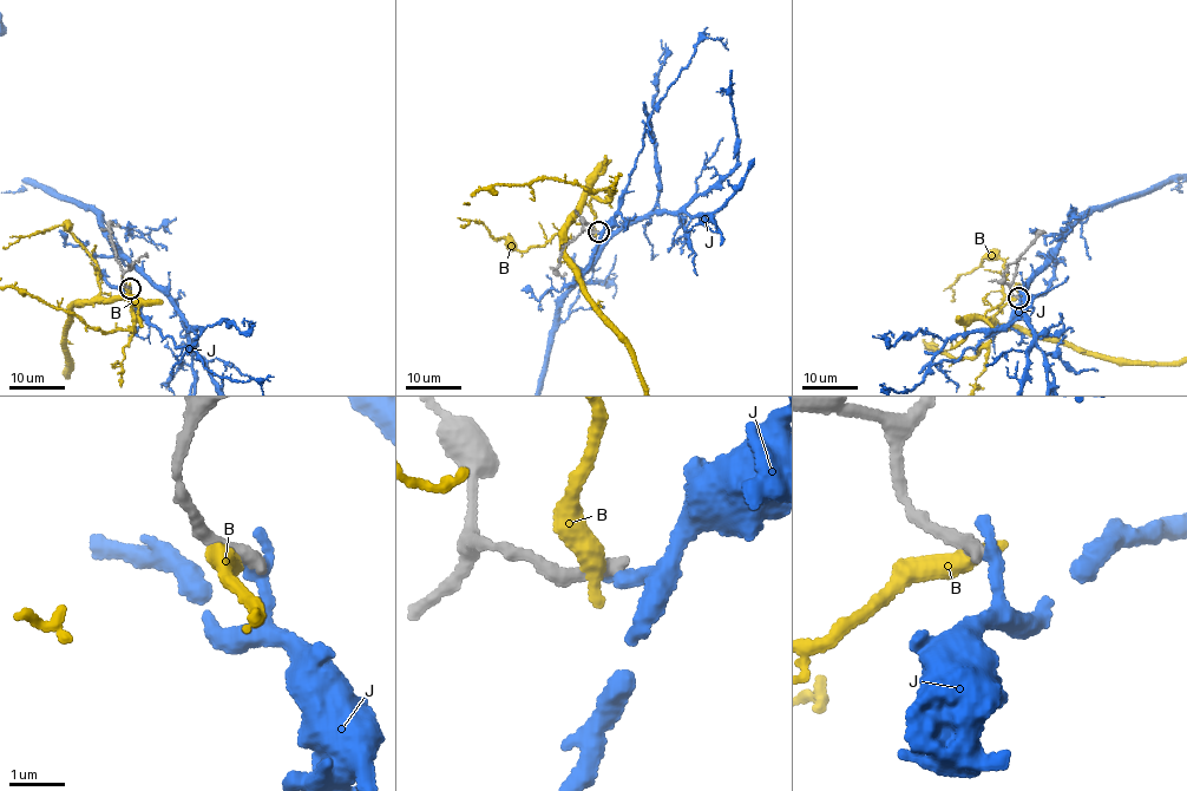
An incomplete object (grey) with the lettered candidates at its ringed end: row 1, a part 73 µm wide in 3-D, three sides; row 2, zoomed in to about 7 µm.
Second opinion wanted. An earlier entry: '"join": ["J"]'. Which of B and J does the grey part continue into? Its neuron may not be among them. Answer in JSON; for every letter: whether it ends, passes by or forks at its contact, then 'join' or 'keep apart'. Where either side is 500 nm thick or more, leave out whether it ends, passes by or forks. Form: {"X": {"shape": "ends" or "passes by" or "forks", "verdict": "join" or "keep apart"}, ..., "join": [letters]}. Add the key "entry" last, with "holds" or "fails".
{"B": {"shape": "ends", "verdict": "keep apart"}, "J": {"shape": "ends", "verdict": "keep apart"}, "join": [], "entry": "fails"}

